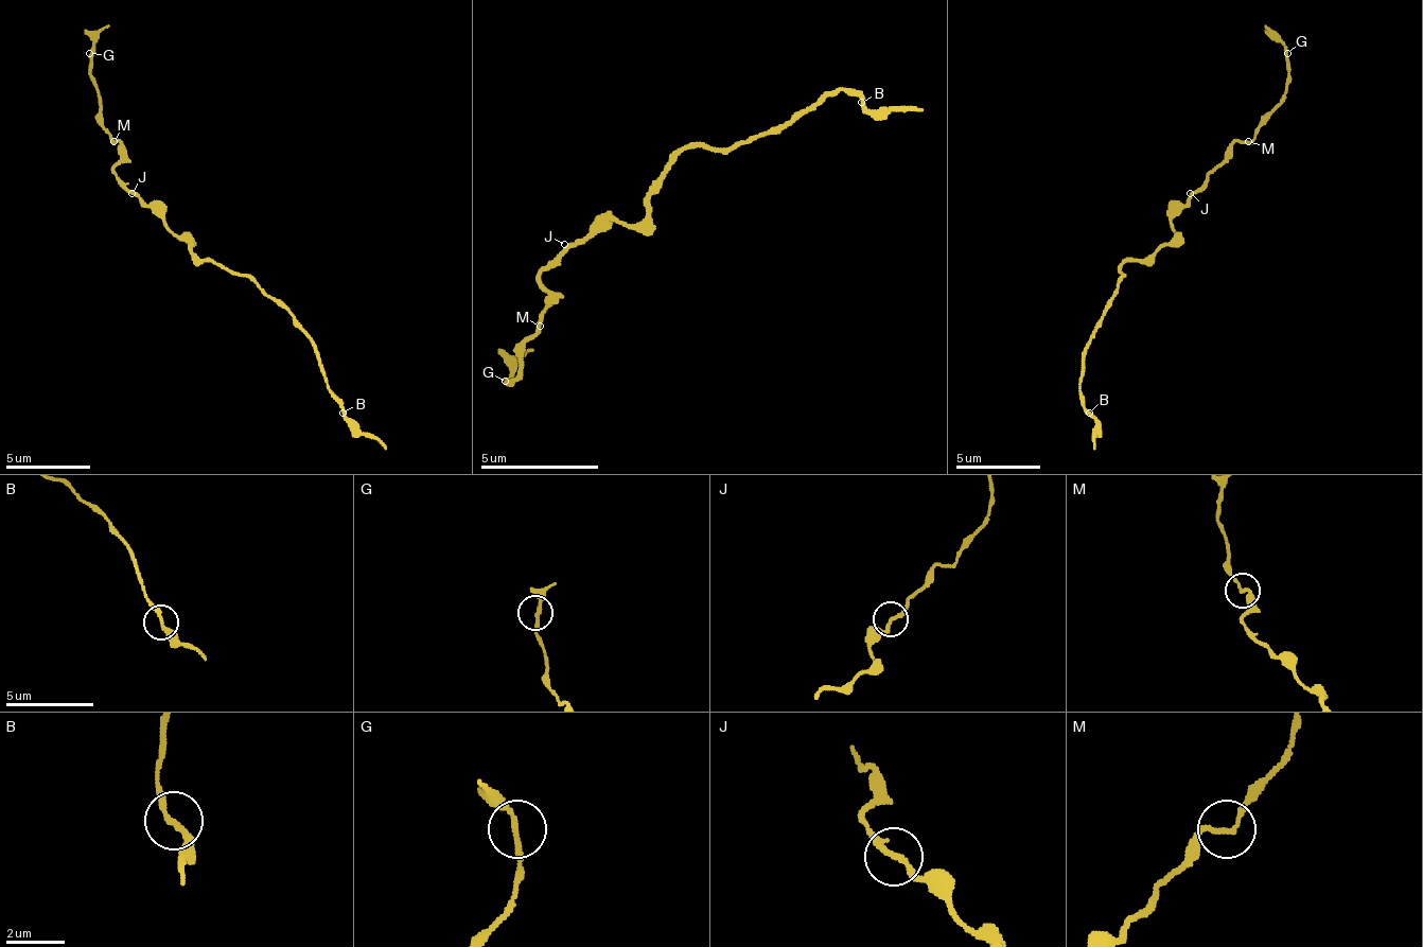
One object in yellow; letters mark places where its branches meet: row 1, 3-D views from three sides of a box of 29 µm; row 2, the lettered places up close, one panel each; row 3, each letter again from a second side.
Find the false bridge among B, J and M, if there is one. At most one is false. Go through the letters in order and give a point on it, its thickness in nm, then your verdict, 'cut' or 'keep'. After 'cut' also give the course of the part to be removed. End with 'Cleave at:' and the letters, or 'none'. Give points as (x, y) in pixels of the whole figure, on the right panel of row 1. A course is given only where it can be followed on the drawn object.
B: place (1089, 413); calibre 200 nm; keep
J: place (1190, 193); calibre 190 nm; keep
M: place (1248, 141); calibre 160 nm; keep
Cleave at: none

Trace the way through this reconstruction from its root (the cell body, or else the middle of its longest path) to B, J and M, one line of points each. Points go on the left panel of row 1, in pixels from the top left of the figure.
B: (191, 243), (204, 260), (229, 273), (245, 273), (292, 315), (292, 323), (313, 345), (326, 387), (343, 413)
J: (191, 243), (132, 193)
M: (191, 243), (123, 185), (115, 172), (115, 163), (119, 159), (119, 146), (115, 142)

